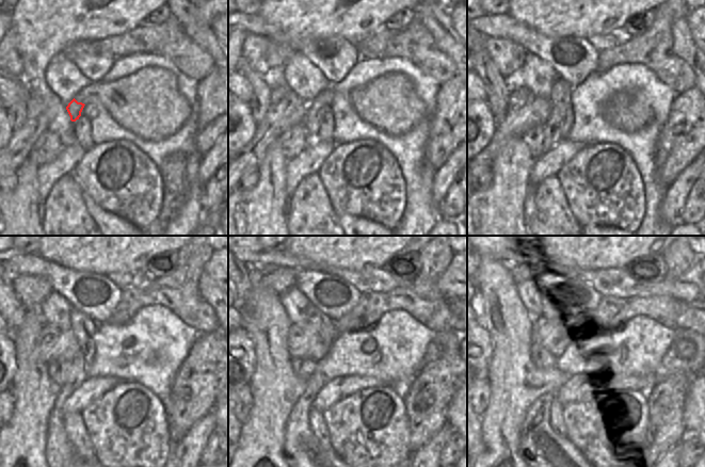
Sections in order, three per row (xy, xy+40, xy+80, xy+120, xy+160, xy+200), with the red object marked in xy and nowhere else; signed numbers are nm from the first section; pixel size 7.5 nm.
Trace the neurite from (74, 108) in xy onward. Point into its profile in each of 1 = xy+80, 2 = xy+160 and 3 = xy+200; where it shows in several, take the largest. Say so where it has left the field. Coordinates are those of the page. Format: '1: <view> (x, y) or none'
1: xy+80 (561, 93)
2: xy+160 (302, 452)
3: xy+200 (544, 452)

